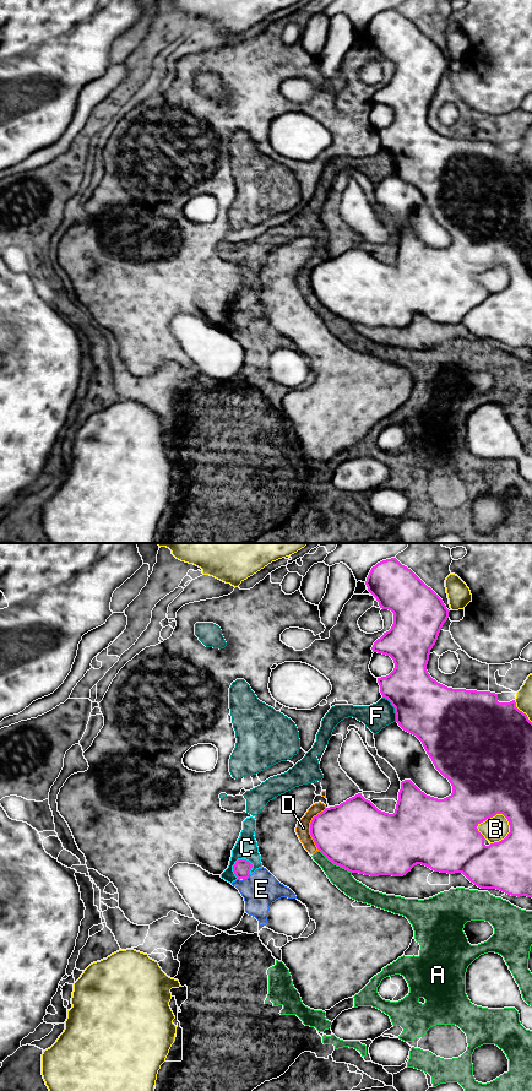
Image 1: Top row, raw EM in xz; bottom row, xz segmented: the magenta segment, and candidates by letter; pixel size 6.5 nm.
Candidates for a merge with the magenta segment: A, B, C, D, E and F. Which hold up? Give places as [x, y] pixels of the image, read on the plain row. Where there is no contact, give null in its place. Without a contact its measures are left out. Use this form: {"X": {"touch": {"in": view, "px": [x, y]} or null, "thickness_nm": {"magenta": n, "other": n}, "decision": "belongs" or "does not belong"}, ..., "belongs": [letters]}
{"A": {"touch": {"in": "xz", "px": [335, 314]}, "thickness_nm": {"magenta": 460, "other": 130}, "decision": "does not belong"}, "B": {"touch": {"in": "xz", "px": [498, 264]}, "thickness_nm": {"magenta": 500, "other": 160}, "decision": "does not belong"}, "C": {"touch": {"in": "xz", "px": [234, 315]}, "thickness_nm": {"magenta": 120, "other": 140}, "decision": "does not belong"}, "D": {"touch": {"in": "xz", "px": [310, 278]}, "thickness_nm": {"magenta": 400, "other": 100}, "decision": "does not belong"}, "E": {"touch": {"in": "xz", "px": [246, 329]}, "thickness_nm": {"magenta": 120, "other": 220}, "decision": "does not belong"}, "F": {"touch": {"in": "xz", "px": [395, 159]}, "thickness_nm": {"magenta": 380, "other": 170}, "decision": "does not belong"}, "belongs": []}

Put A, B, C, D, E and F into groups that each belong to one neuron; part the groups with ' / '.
A C D E F / B

